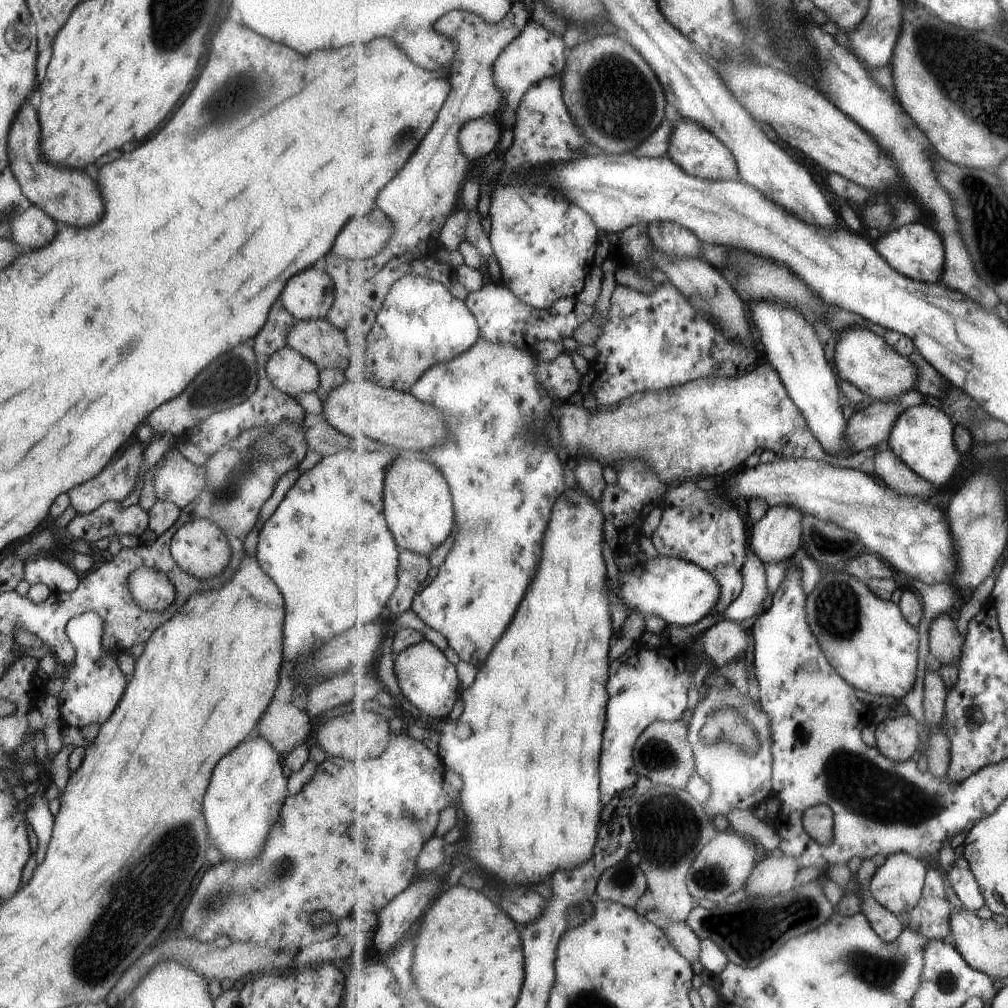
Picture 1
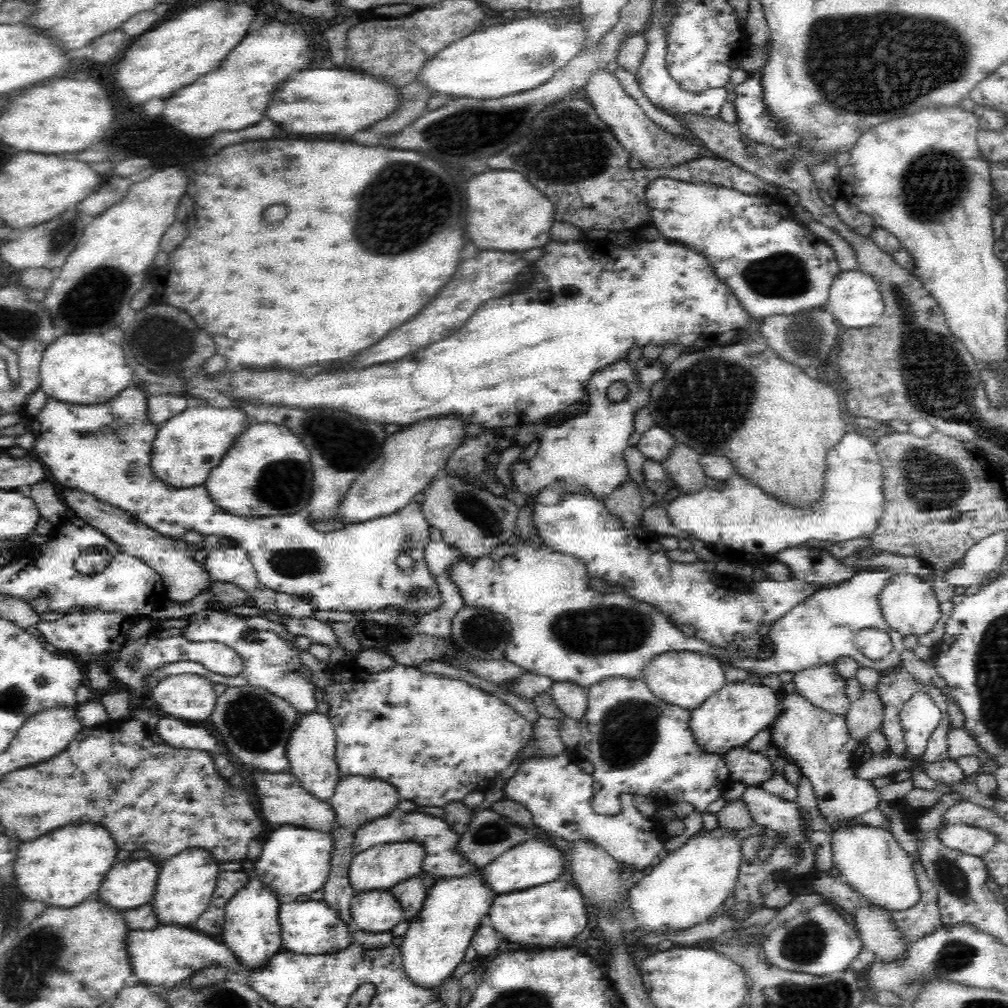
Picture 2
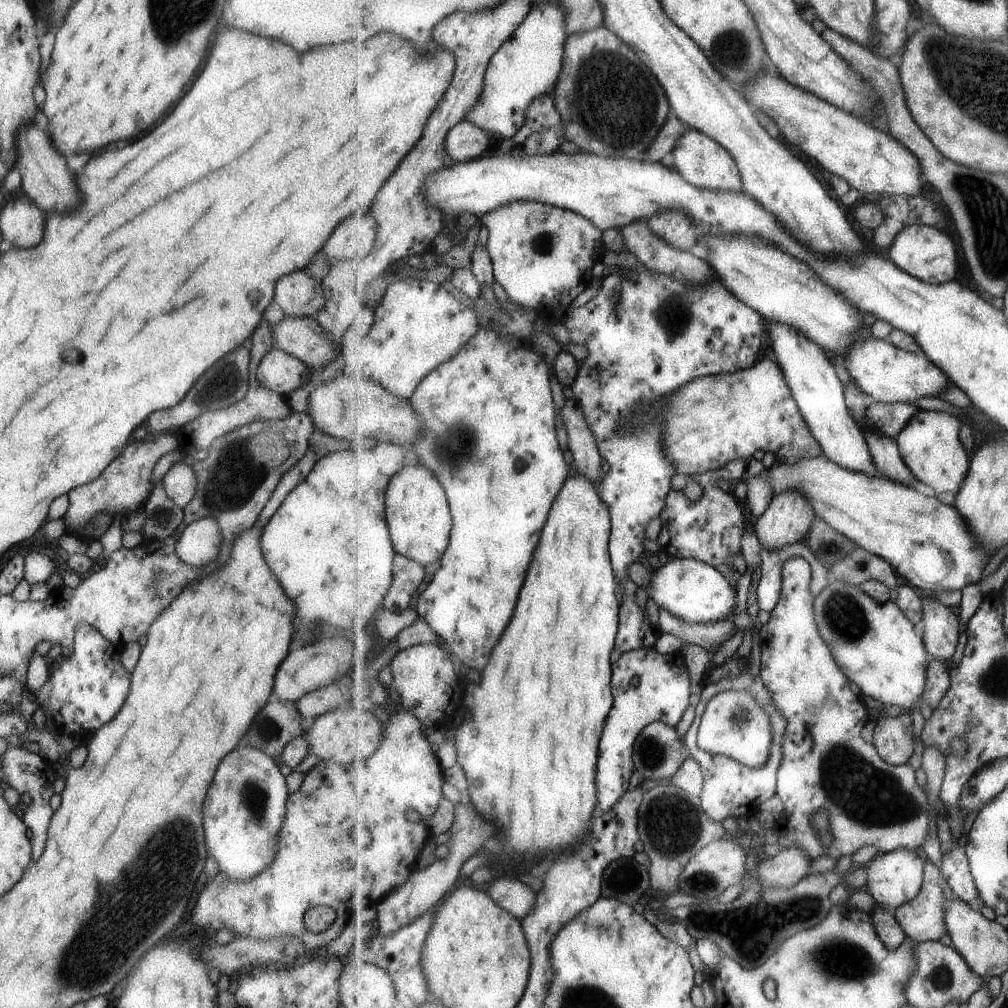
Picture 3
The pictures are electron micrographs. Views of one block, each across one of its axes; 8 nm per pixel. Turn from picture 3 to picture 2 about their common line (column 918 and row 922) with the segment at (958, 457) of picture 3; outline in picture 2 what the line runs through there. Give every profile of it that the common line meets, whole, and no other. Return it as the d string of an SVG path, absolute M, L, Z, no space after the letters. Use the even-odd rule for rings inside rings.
M479 872L466 877L439 881L429 888L424 898L424 908L418 912L418 918L412 918L408 930L403 935L404 939L399 946L402 966L406 978L416 988L430 992L430 990L440 988L448 978L452 978L456 966L464 962L464 954L471 943L472 935L480 926L482 916L487 914L492 904L494 895L488 887L482 884Z

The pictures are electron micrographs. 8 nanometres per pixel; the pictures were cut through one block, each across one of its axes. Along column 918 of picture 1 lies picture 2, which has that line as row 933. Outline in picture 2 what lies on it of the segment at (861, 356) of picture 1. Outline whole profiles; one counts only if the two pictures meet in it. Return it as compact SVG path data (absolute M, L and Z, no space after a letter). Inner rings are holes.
M389 891L356 893L350 905L356 928L368 934L390 932L403 919L403 910Z

